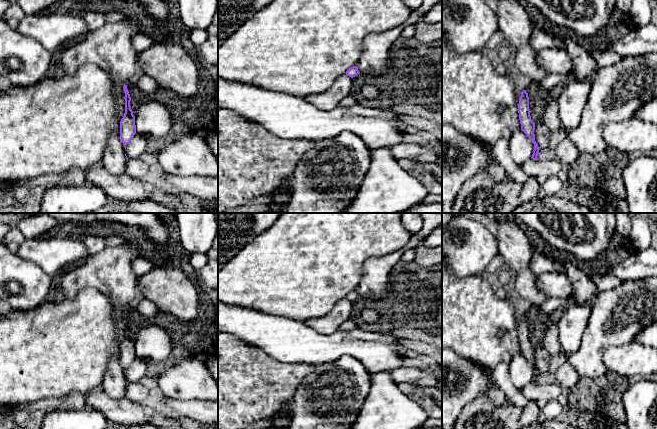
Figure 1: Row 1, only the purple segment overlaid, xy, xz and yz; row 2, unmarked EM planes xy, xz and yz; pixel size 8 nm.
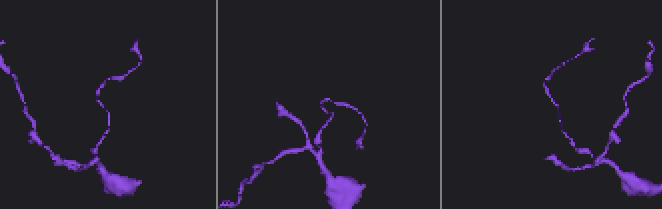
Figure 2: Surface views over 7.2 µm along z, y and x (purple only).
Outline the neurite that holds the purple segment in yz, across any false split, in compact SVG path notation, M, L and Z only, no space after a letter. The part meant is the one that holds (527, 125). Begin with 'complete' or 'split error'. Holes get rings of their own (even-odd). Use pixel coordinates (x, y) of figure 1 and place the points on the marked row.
complete; M523 90L521 92L521 96L519 98L519 104L518 104L518 113L519 113L519 120L521 124L521 130L534 144L534 150L531 158L533 160L538 160L537 156L540 148L535 141L535 134L534 134L535 123L532 121L530 116L529 97L526 90Z

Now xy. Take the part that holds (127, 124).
complete; M124 85L123 89L125 93L125 113L120 121L120 138L125 147L136 134L136 125L135 116L130 106L131 97L127 85Z

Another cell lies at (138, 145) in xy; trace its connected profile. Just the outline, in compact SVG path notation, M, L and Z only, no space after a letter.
M135 134L130 143L124 147L124 152L128 160L139 158L148 150L149 138L140 134Z

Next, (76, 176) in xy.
M73 168L57 175L44 175L27 181L18 181L15 188L51 187L53 185L80 186L86 182L86 170Z

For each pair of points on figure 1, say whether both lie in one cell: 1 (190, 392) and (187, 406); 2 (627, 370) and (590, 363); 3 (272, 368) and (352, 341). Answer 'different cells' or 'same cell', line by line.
1: different cells
2: different cells
3: different cells

